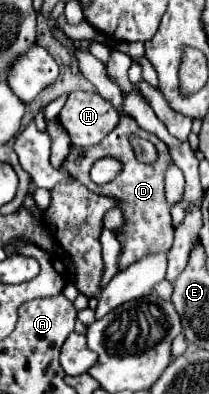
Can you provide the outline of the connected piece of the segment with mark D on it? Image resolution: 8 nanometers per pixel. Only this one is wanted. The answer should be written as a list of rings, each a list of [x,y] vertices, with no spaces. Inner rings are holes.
[[[124,116],[120,118],[120,124],[96,146],[92,148],[86,148],[86,150],[78,150],[74,148],[68,158],[64,160],[64,166],[62,170],[66,174],[70,174],[72,178],[80,180],[86,188],[90,188],[92,192],[96,194],[104,194],[104,196],[112,196],[112,198],[118,198],[122,204],[122,212],[126,216],[126,226],[124,230],[118,234],[118,240],[122,244],[122,254],[120,254],[120,270],[130,266],[132,262],[140,260],[142,256],[146,254],[152,254],[152,252],[168,252],[170,246],[172,246],[172,218],[170,218],[170,206],[168,202],[164,200],[164,168],[170,164],[170,154],[166,150],[166,144],[160,144],[160,140],[148,132],[144,132],[136,120]],[[130,136],[138,136],[138,138],[146,138],[150,140],[154,146],[156,146],[156,152],[158,152],[158,158],[154,164],[142,164],[136,154],[134,154],[134,148],[130,144]],[[104,156],[114,156],[118,158],[124,168],[120,172],[118,178],[114,178],[112,182],[104,184],[104,186],[96,186],[92,180],[90,180],[90,168],[94,164],[94,160],[98,158],[104,158]]]

